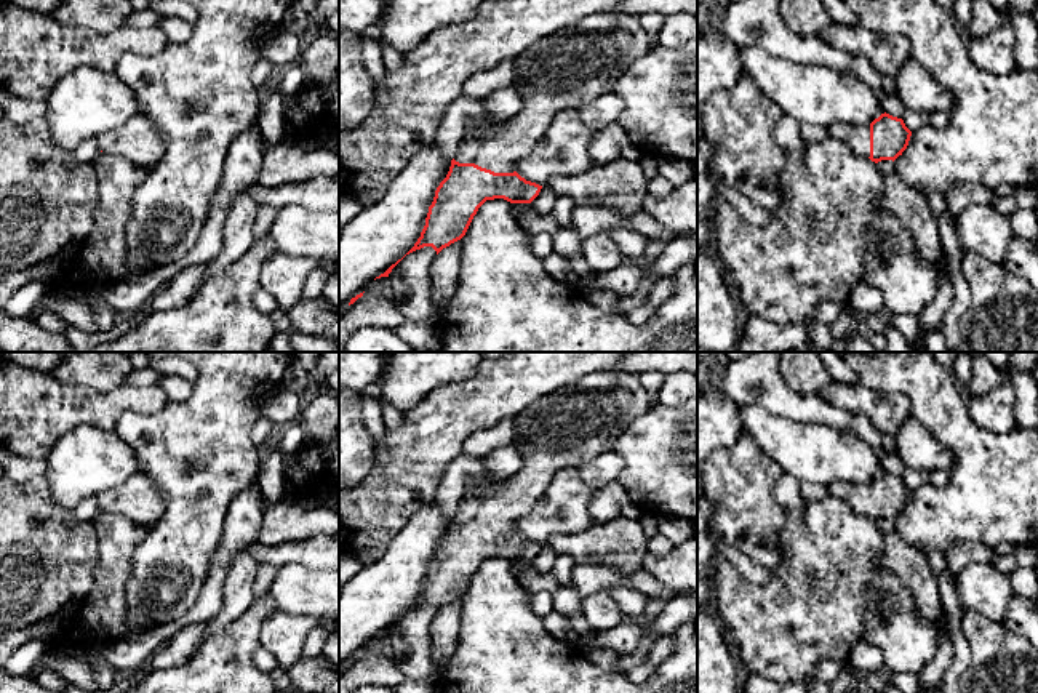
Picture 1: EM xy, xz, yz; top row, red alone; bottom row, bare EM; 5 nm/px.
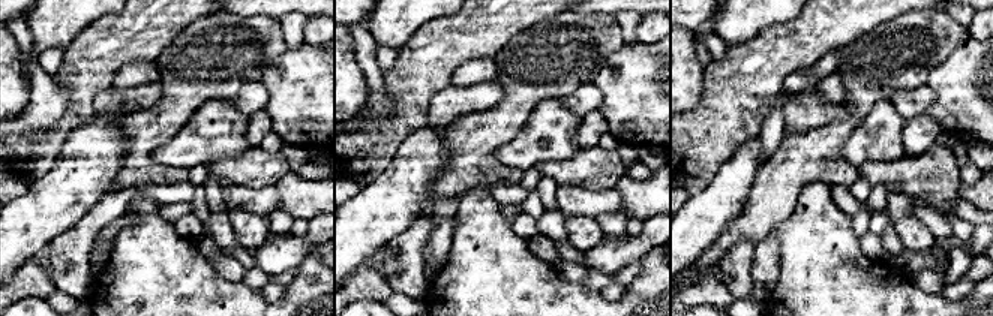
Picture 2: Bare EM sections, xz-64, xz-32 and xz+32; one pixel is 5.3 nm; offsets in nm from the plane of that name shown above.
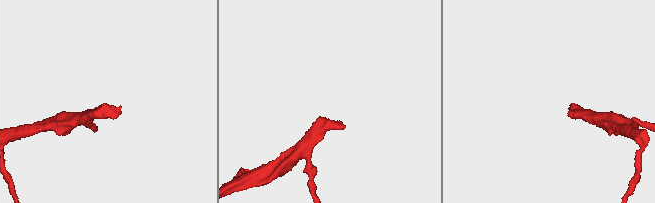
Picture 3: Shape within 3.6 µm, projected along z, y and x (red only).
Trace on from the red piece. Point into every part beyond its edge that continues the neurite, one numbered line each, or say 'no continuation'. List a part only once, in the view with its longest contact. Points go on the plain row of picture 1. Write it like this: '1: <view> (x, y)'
1: xz (576, 423)

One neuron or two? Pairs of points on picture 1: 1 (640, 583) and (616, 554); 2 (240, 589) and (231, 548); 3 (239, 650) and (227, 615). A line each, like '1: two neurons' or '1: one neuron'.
1: two neurons
2: two neurons
3: two neurons

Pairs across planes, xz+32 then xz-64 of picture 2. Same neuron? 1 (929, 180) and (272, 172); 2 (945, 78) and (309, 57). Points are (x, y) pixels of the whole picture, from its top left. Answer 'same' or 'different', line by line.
1: same
2: same

